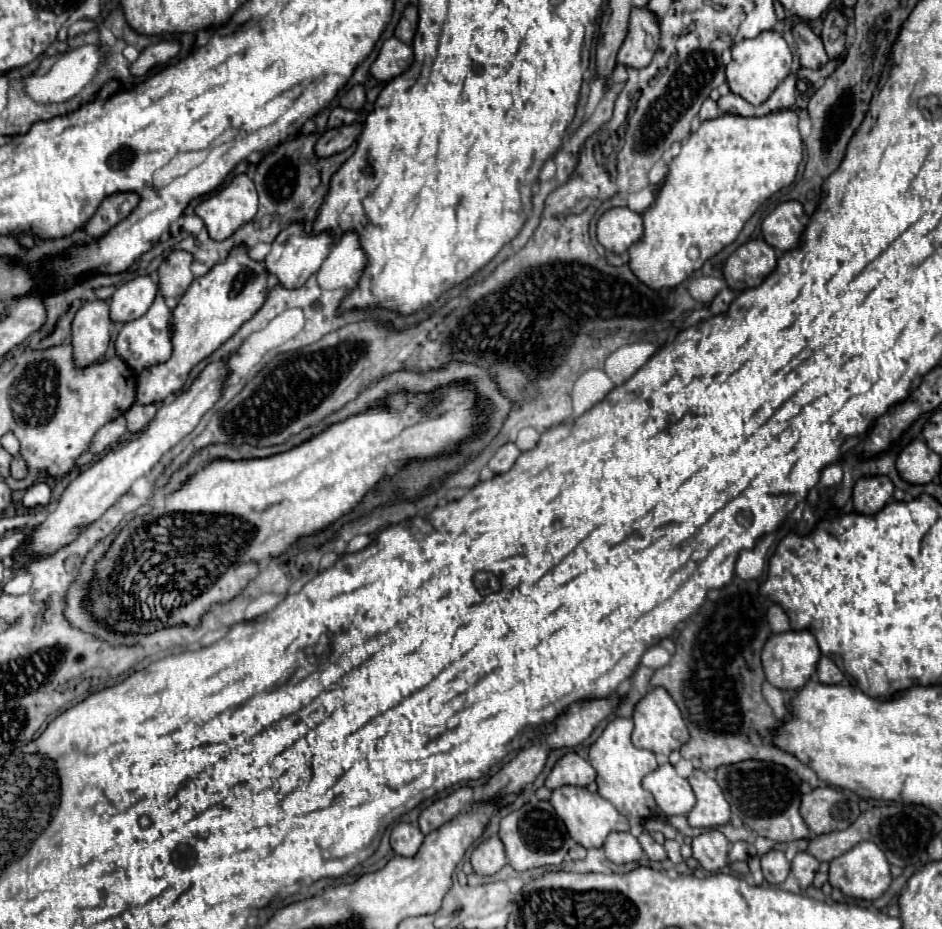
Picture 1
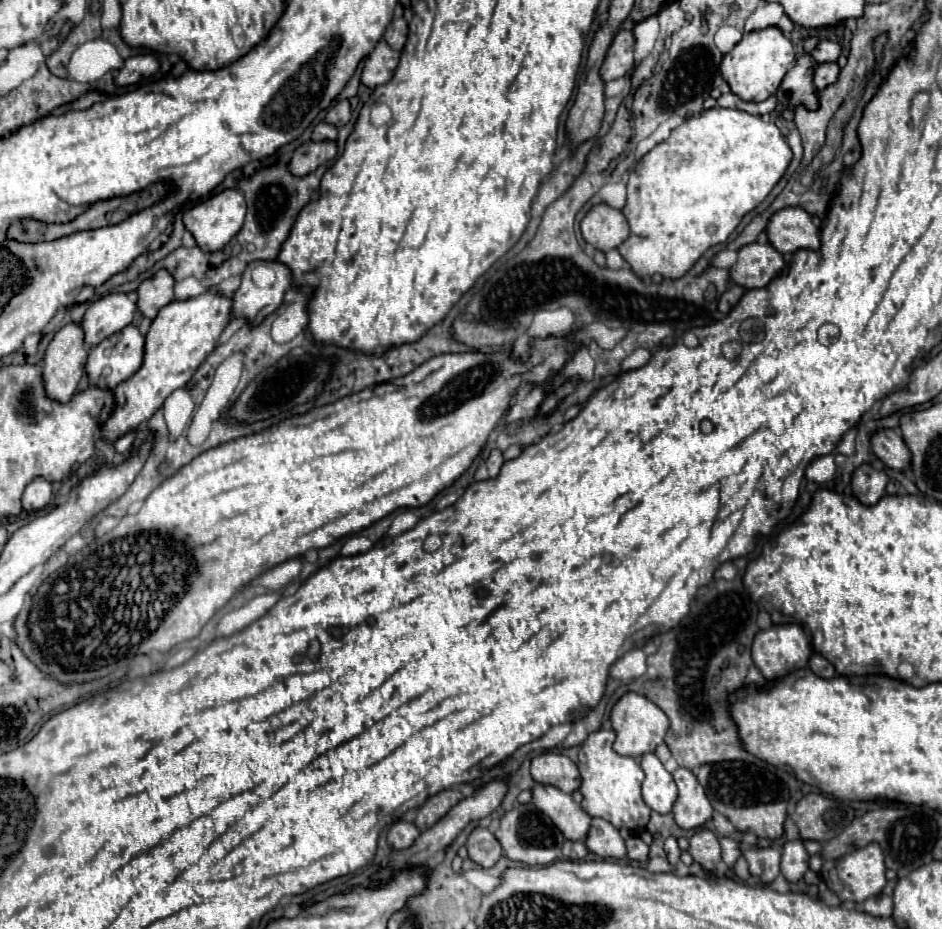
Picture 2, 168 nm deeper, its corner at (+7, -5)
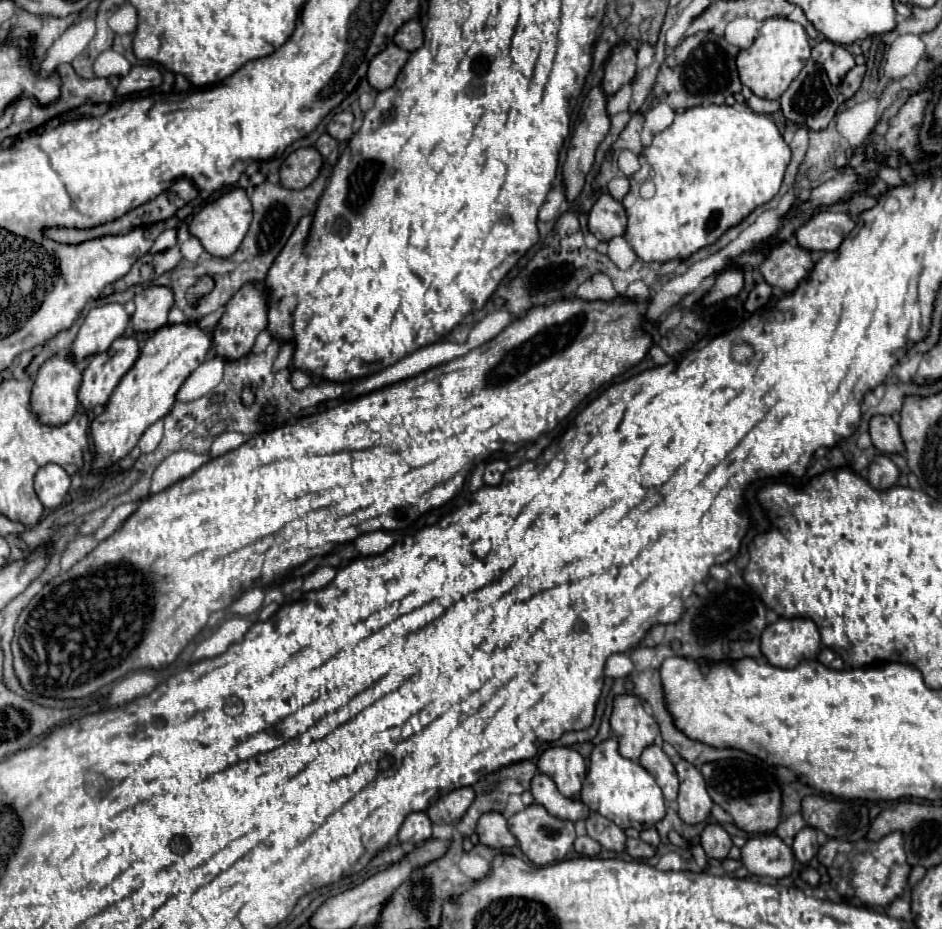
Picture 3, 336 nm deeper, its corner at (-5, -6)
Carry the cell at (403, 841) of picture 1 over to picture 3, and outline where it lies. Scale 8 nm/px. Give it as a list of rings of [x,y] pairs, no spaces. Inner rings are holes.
[[[411,813],[399,829],[399,841],[407,845],[419,845],[431,837],[431,819],[421,813]]]

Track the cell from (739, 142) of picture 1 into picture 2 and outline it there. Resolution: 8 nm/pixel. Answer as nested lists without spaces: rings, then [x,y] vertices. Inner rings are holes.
[[[715,106],[705,110],[699,118],[687,118],[629,174],[627,202],[621,212],[629,222],[631,234],[617,248],[619,254],[629,262],[639,278],[653,278],[655,274],[661,274],[667,280],[681,278],[695,266],[705,250],[723,244],[743,216],[767,198],[785,174],[791,158],[793,152],[781,130],[759,116]]]

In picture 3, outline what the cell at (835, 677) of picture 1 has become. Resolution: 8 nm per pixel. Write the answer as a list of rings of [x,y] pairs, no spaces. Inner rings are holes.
[[[823,647],[823,649],[821,649],[819,661],[821,661],[823,665],[831,667],[831,669],[843,669],[843,659],[841,659],[835,651],[831,651],[829,647]]]

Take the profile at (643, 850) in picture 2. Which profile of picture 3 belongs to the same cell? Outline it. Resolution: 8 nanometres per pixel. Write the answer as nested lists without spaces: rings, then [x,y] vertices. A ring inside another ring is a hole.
[[[627,839],[625,847],[627,847],[625,851],[627,851],[633,859],[649,859],[649,857],[655,855],[655,853],[653,853],[653,847],[647,845],[647,843],[641,841],[641,839]]]

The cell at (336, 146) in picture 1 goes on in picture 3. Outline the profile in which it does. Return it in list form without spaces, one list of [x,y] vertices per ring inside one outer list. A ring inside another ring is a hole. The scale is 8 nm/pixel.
[[[313,147],[293,151],[279,167],[281,185],[287,189],[303,189],[321,173],[323,157]]]

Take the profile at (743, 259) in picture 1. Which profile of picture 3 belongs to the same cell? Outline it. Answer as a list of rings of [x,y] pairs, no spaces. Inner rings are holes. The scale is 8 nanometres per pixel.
[[[781,243],[771,249],[767,259],[761,263],[761,273],[771,287],[793,291],[807,275],[807,271],[813,269],[813,265],[815,261],[811,257],[811,251],[799,245]]]

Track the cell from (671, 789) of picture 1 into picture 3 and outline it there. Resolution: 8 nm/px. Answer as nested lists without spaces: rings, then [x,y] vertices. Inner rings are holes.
[[[659,745],[645,747],[641,757],[639,757],[639,763],[641,763],[641,767],[645,767],[655,777],[665,799],[675,801],[677,791],[679,791],[679,779],[675,775],[675,767],[673,767],[671,759],[663,753],[663,749]]]

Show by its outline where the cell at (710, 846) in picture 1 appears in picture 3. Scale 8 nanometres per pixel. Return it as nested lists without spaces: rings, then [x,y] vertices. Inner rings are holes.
[[[707,823],[701,833],[701,845],[711,859],[727,859],[731,849],[731,837],[719,823]]]

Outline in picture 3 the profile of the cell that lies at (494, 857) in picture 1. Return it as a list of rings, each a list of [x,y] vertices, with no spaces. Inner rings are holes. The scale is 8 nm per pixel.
[[[489,811],[481,815],[477,823],[477,833],[479,833],[479,841],[493,849],[513,847],[517,843],[517,839],[507,827],[507,819],[503,817],[503,813],[497,811]]]

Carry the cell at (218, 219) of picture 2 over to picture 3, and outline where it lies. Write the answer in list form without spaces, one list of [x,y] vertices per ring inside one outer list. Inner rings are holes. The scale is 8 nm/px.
[[[233,189],[221,195],[217,201],[205,205],[197,213],[189,225],[189,233],[197,237],[205,251],[211,253],[213,257],[229,257],[237,251],[249,225],[251,225],[251,201],[247,199],[247,193],[243,189]]]

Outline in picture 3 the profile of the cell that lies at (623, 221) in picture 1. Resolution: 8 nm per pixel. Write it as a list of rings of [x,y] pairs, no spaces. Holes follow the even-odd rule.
[[[609,193],[599,195],[589,213],[589,231],[599,241],[609,241],[611,237],[623,235],[627,229],[627,215],[623,205],[615,201]]]

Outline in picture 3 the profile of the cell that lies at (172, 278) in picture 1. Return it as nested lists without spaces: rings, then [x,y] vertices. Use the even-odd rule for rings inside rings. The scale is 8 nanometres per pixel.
[[[145,287],[141,289],[135,299],[135,311],[131,315],[131,323],[135,333],[143,331],[157,331],[167,323],[167,315],[173,307],[173,293],[167,287]]]

